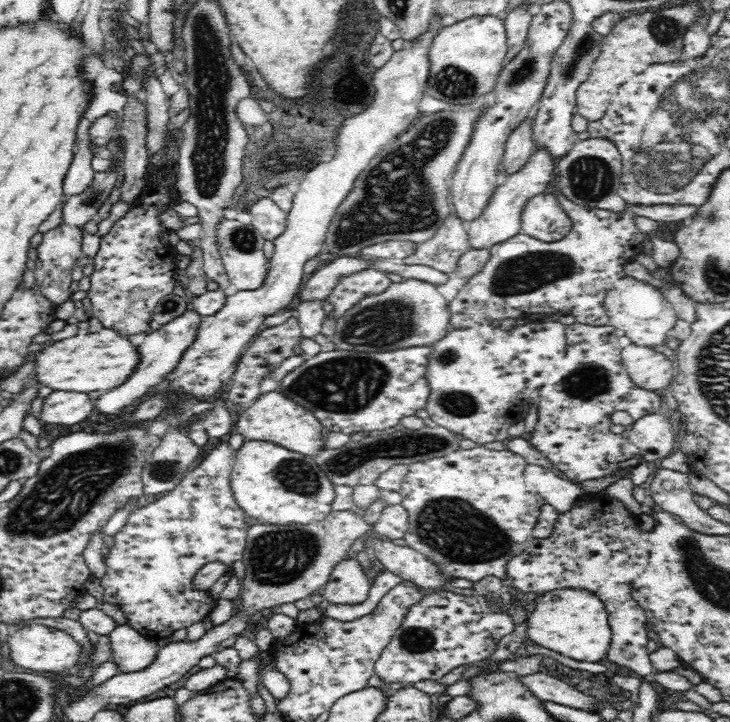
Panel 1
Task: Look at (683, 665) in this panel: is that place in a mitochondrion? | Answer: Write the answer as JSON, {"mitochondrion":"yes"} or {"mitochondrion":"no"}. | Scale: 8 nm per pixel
{"mitochondrion":"no"}

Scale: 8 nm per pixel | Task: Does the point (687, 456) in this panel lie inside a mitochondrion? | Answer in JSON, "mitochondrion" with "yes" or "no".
{"mitochondrion":"no"}

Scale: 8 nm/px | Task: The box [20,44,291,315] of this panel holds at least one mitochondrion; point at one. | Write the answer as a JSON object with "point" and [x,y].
{"point":[243,240]}

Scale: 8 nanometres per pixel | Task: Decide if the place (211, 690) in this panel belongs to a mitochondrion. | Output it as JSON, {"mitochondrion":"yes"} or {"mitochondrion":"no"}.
{"mitochondrion":"no"}

